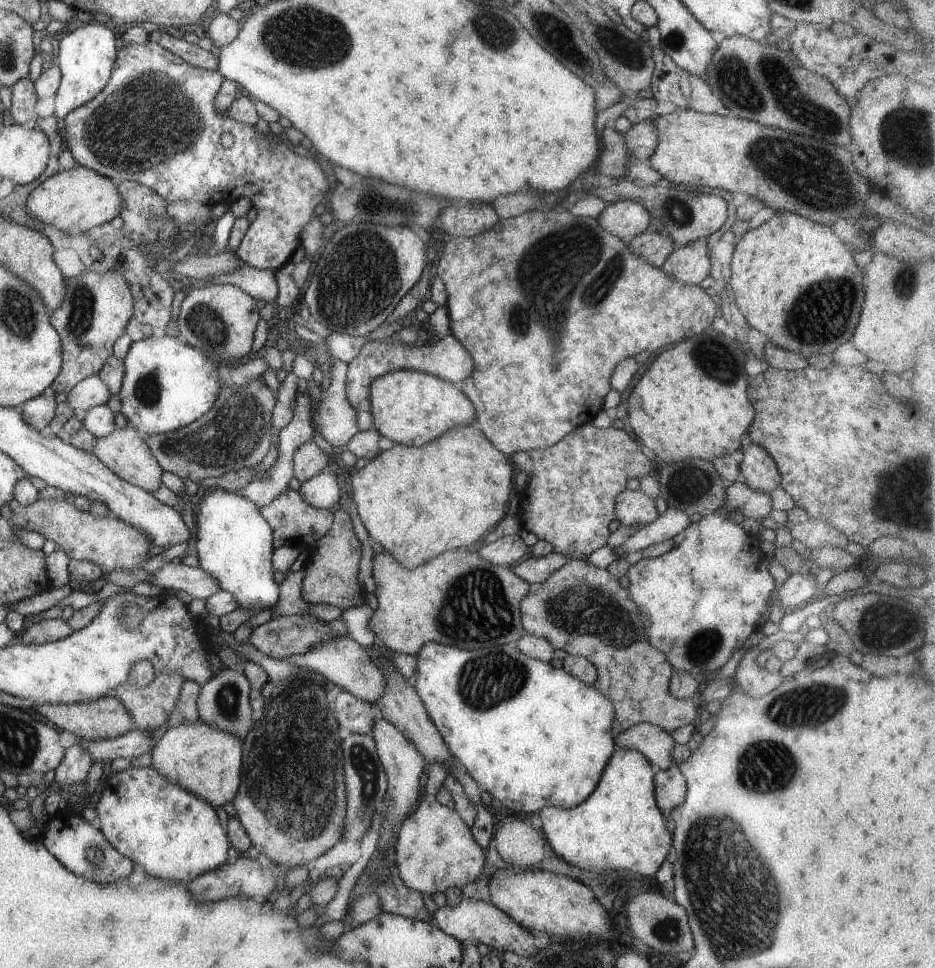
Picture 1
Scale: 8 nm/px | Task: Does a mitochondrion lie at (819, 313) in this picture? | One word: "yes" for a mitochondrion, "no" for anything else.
yes

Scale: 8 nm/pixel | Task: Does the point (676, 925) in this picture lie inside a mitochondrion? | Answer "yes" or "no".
yes

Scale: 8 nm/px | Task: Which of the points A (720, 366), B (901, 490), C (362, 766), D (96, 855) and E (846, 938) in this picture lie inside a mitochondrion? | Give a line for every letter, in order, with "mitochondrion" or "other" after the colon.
A: mitochondrion
B: mitochondrion
C: mitochondrion
D: mitochondrion
E: other

